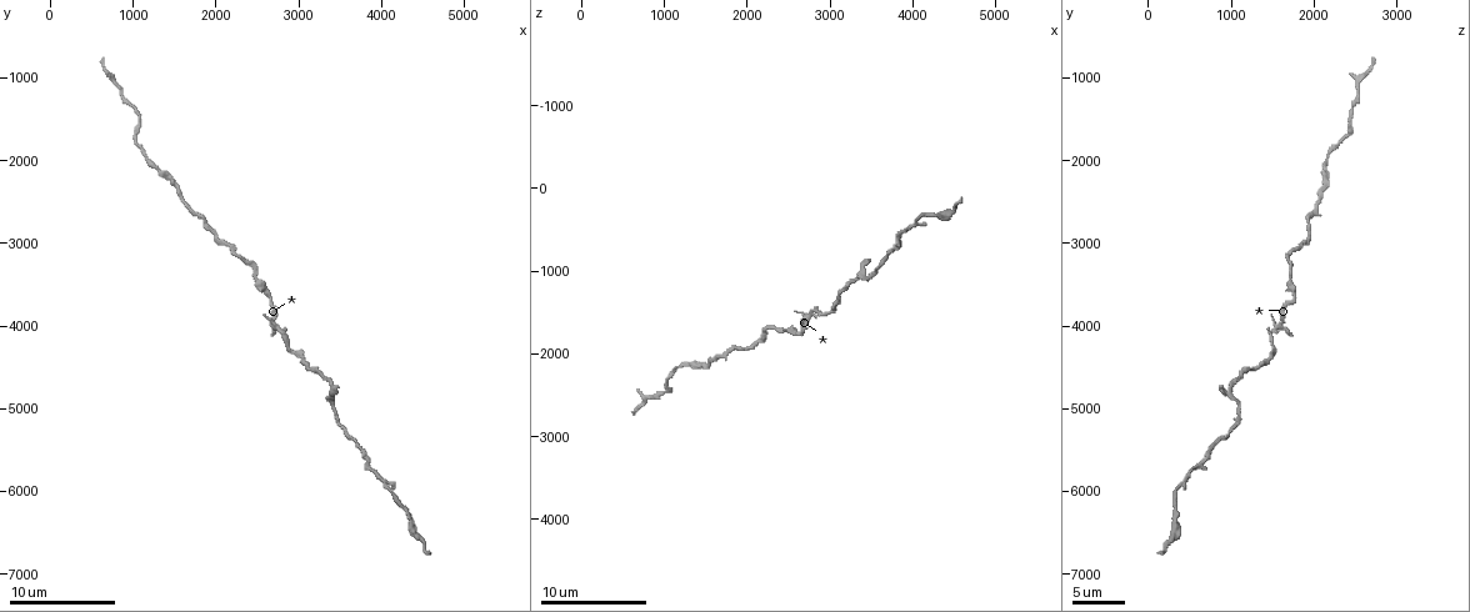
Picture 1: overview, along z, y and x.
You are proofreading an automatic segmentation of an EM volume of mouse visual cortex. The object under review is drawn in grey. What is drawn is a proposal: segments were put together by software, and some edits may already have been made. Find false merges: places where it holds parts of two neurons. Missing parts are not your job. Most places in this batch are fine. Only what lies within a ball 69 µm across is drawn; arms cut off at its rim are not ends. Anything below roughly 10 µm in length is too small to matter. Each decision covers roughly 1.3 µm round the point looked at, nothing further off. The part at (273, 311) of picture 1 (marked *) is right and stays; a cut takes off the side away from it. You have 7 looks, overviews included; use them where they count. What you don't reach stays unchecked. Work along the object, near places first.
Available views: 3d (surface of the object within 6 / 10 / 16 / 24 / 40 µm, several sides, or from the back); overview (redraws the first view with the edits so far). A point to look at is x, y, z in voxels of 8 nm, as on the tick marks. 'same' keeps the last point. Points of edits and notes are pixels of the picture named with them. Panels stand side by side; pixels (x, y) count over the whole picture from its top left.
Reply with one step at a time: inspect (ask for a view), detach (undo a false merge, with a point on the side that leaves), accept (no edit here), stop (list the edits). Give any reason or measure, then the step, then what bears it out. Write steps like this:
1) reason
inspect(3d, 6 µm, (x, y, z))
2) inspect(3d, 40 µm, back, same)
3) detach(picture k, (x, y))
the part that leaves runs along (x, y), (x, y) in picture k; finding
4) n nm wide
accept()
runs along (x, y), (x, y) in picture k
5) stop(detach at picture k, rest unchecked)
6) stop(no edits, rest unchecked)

sudden change in width
inspect(3d, 10 µm, (2450, 3400, 1750))

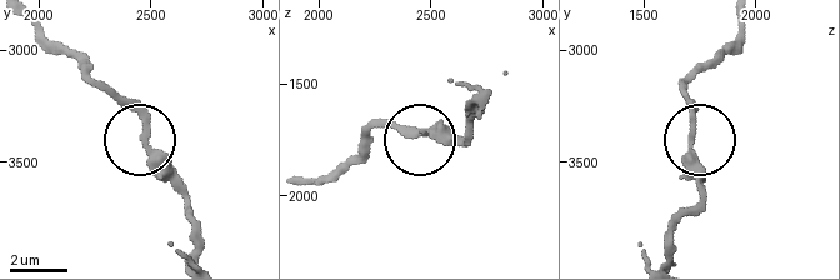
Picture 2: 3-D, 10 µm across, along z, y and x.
accept()
runs along (670, 231), (699, 191), (685, 86) in picture 2; all the same neuron

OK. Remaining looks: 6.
calibre changes
inspect(3d, 16 µm, (1250, 2100, 2100))

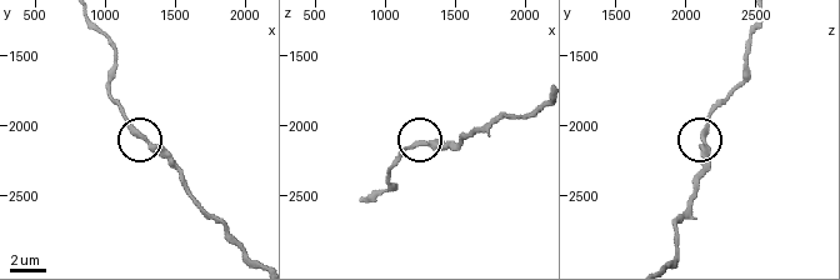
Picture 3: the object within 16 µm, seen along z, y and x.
inspect(3d, 6 µm, (1280, 2100, 2120))

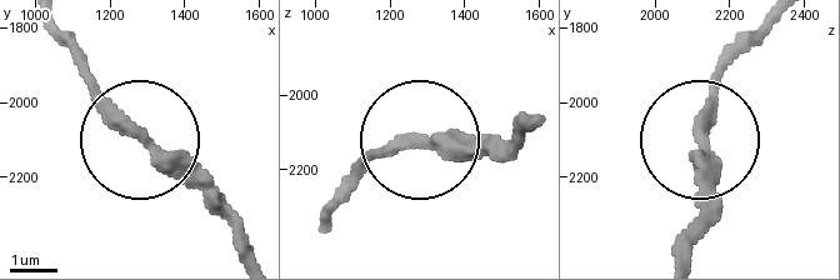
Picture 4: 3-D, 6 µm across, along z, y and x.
accept()
continuous, no second neuron

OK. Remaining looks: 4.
thick turns thin
inspect(3d, 6 µm, (3750, 5500, 750))

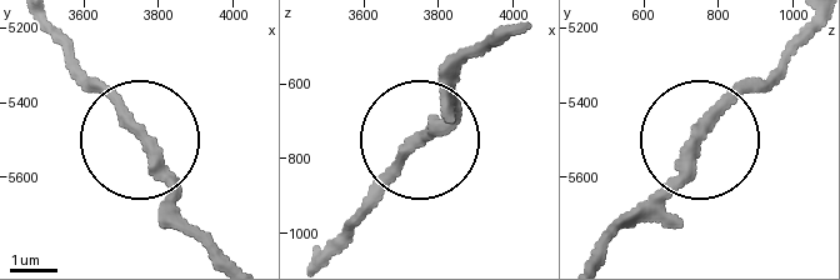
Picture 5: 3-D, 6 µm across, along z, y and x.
accept()
runs along (316, 258), (424, 138), (476, 50) in picture 5; one neuron here

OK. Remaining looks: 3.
stop(no edits, rest unchecked)

